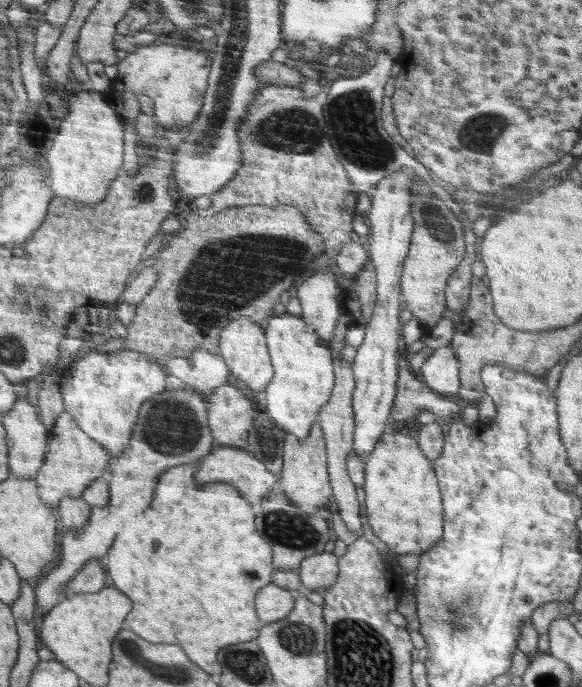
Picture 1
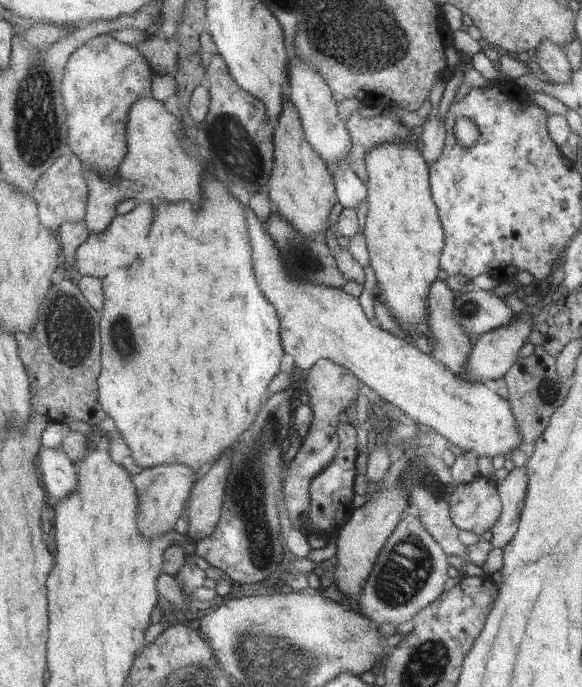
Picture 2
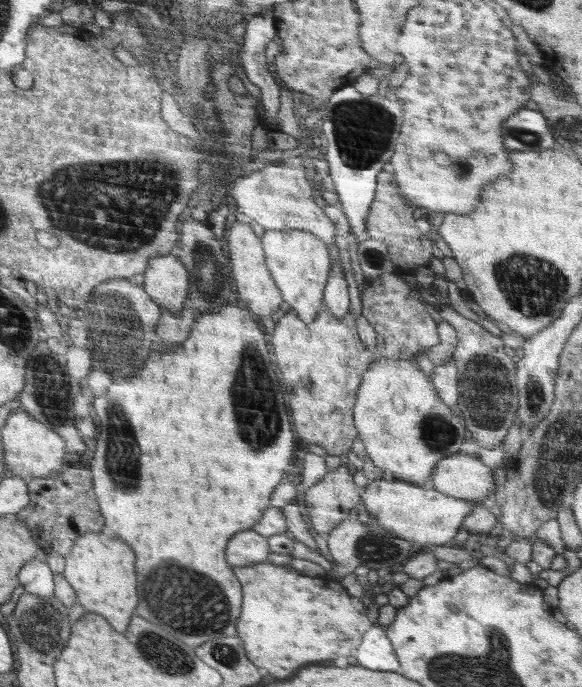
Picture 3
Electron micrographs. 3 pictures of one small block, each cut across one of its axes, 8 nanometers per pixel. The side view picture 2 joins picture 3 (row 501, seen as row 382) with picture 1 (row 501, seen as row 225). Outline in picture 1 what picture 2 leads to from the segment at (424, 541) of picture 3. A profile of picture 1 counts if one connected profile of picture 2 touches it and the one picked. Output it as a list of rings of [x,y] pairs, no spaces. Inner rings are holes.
[[[226,445],[216,447],[209,452],[208,455],[204,455],[202,459],[198,461],[200,464],[200,470],[194,476],[195,480],[199,484],[210,483],[226,483],[239,489],[239,492],[252,504],[260,504],[264,498],[267,498],[271,494],[272,490],[278,489],[278,478],[276,474],[272,474],[270,469],[263,464],[253,453],[250,453],[248,449],[240,449],[237,447],[229,447]]]

